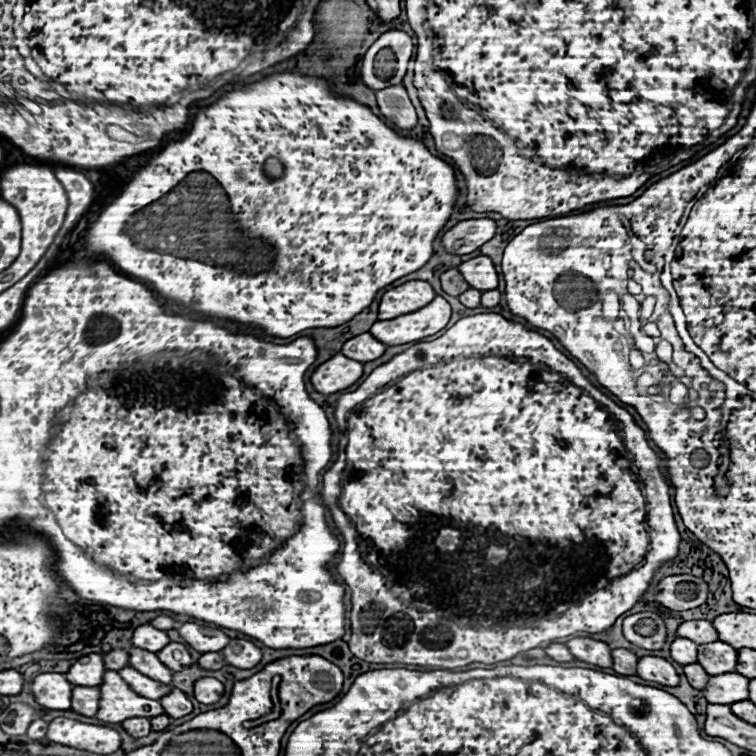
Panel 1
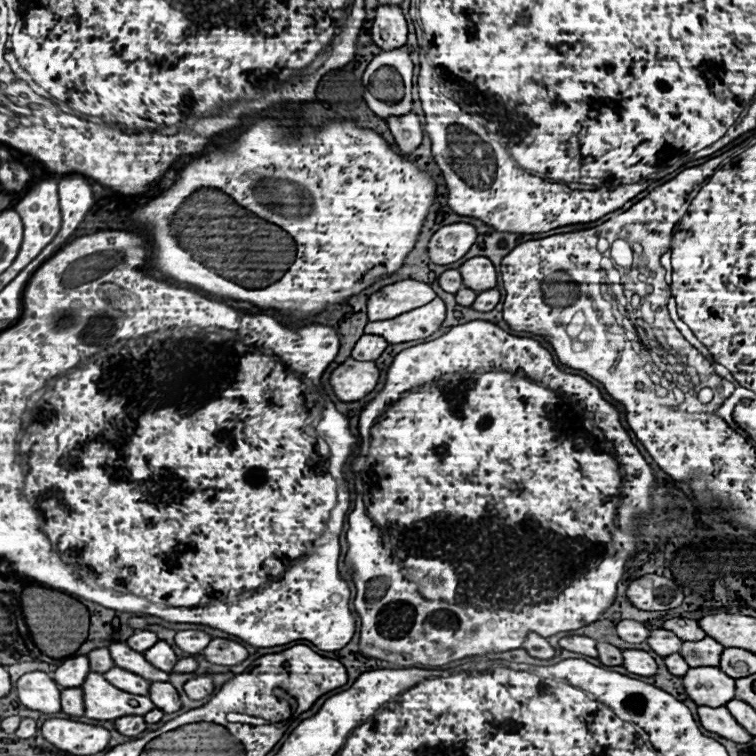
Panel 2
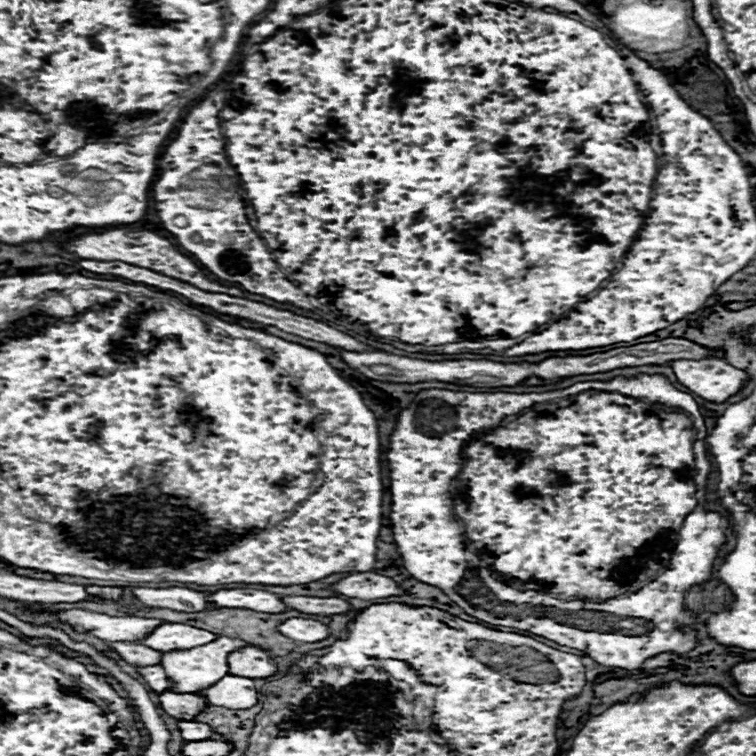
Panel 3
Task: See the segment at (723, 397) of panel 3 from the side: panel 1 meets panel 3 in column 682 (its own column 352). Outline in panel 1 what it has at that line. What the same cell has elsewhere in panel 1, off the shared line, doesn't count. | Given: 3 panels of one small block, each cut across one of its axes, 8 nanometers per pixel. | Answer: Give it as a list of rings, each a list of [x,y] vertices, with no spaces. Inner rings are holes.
[[[336,354],[314,370],[314,374],[310,376],[310,382],[314,384],[318,392],[330,396],[330,394],[336,394],[356,384],[362,378],[362,374],[364,374],[362,362]]]

